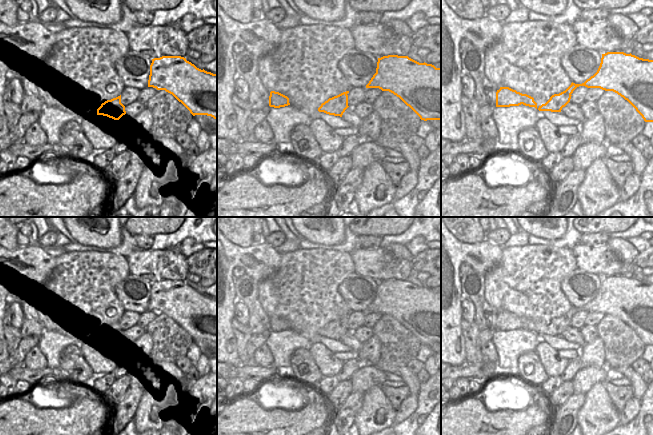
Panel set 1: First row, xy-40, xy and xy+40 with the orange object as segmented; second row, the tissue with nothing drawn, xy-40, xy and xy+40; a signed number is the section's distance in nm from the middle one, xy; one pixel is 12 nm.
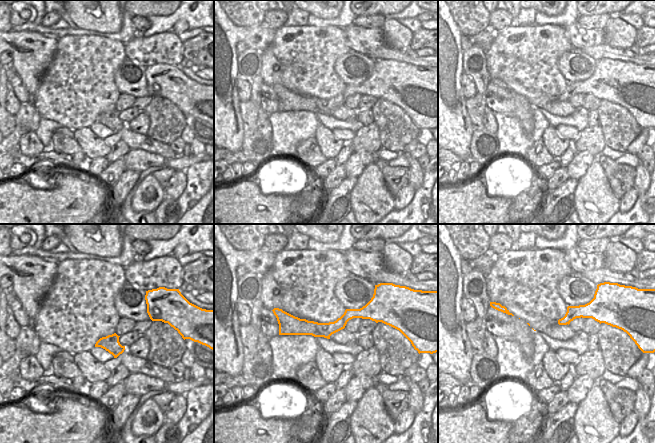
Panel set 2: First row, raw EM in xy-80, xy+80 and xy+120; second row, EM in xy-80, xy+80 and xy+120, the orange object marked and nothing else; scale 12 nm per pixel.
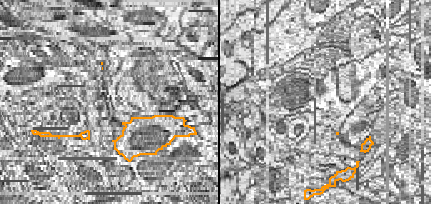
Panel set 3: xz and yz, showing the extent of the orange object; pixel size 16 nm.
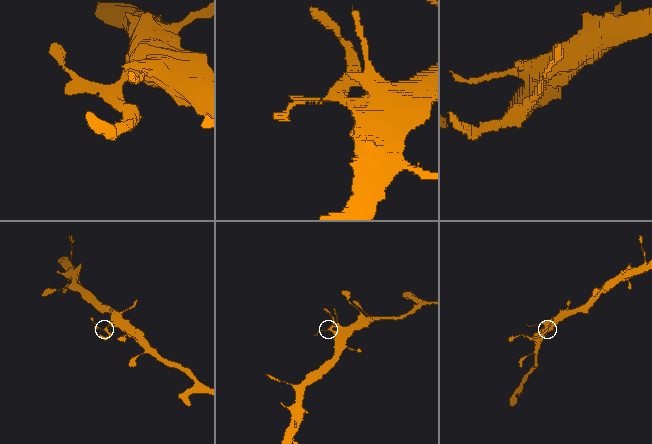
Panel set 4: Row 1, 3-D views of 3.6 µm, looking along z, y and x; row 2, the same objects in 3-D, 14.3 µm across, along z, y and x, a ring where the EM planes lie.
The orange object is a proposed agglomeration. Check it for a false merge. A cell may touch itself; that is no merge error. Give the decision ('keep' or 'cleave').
cleave

